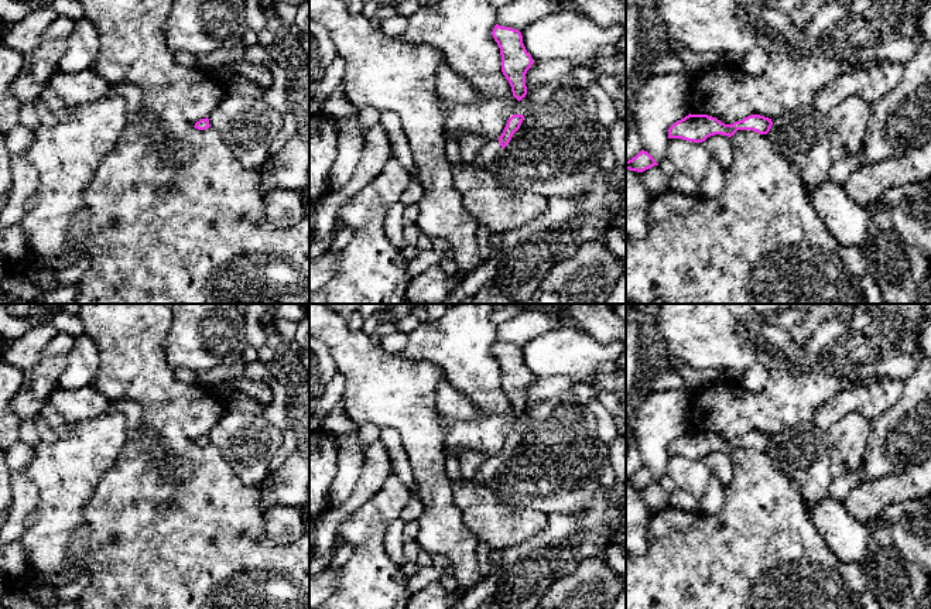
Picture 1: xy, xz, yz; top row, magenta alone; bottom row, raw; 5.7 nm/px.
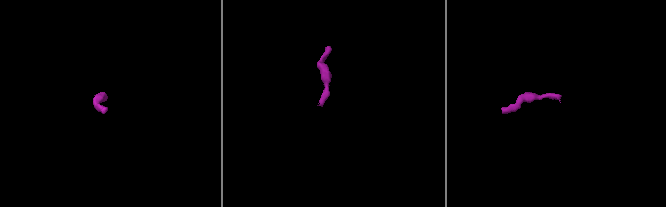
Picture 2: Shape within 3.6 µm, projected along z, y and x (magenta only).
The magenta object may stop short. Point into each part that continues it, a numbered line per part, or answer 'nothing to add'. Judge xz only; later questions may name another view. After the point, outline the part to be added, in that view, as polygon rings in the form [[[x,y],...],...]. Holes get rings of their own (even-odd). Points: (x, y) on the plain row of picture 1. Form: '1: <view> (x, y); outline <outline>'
1: xz (489, 468); outline [[[499,455],[486,458],[486,461],[482,463],[479,469],[475,483],[479,486],[487,487],[489,483],[494,479],[500,466],[502,466],[502,462]]]

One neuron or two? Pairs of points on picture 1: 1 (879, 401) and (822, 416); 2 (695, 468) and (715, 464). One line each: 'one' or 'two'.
1: one
2: two

